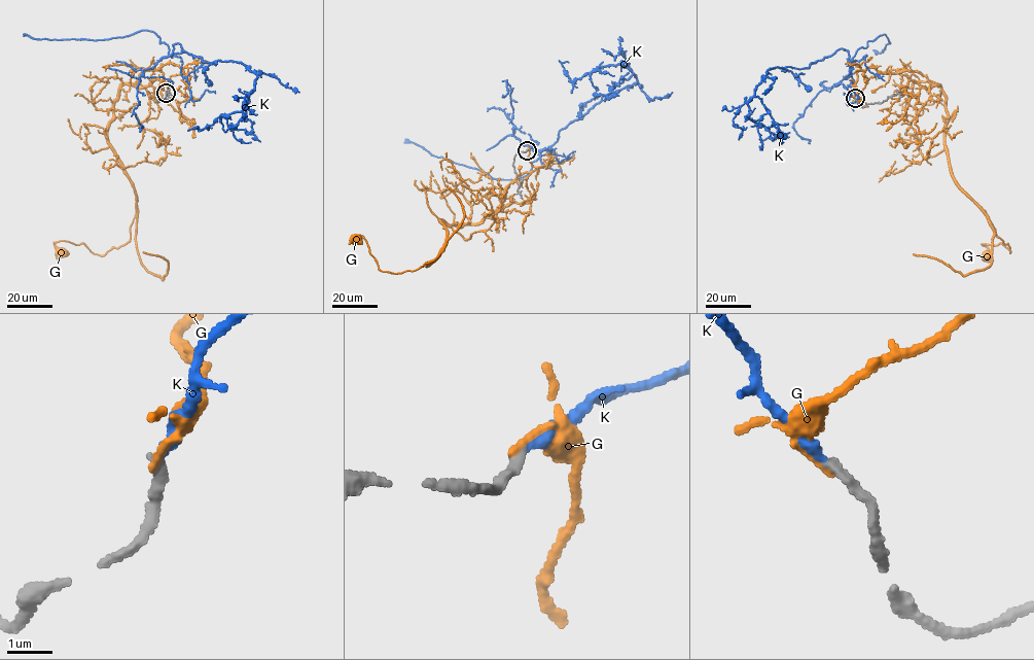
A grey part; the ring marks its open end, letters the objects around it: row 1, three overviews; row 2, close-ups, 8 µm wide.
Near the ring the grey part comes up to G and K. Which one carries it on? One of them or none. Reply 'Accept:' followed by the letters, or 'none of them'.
Accept: K

